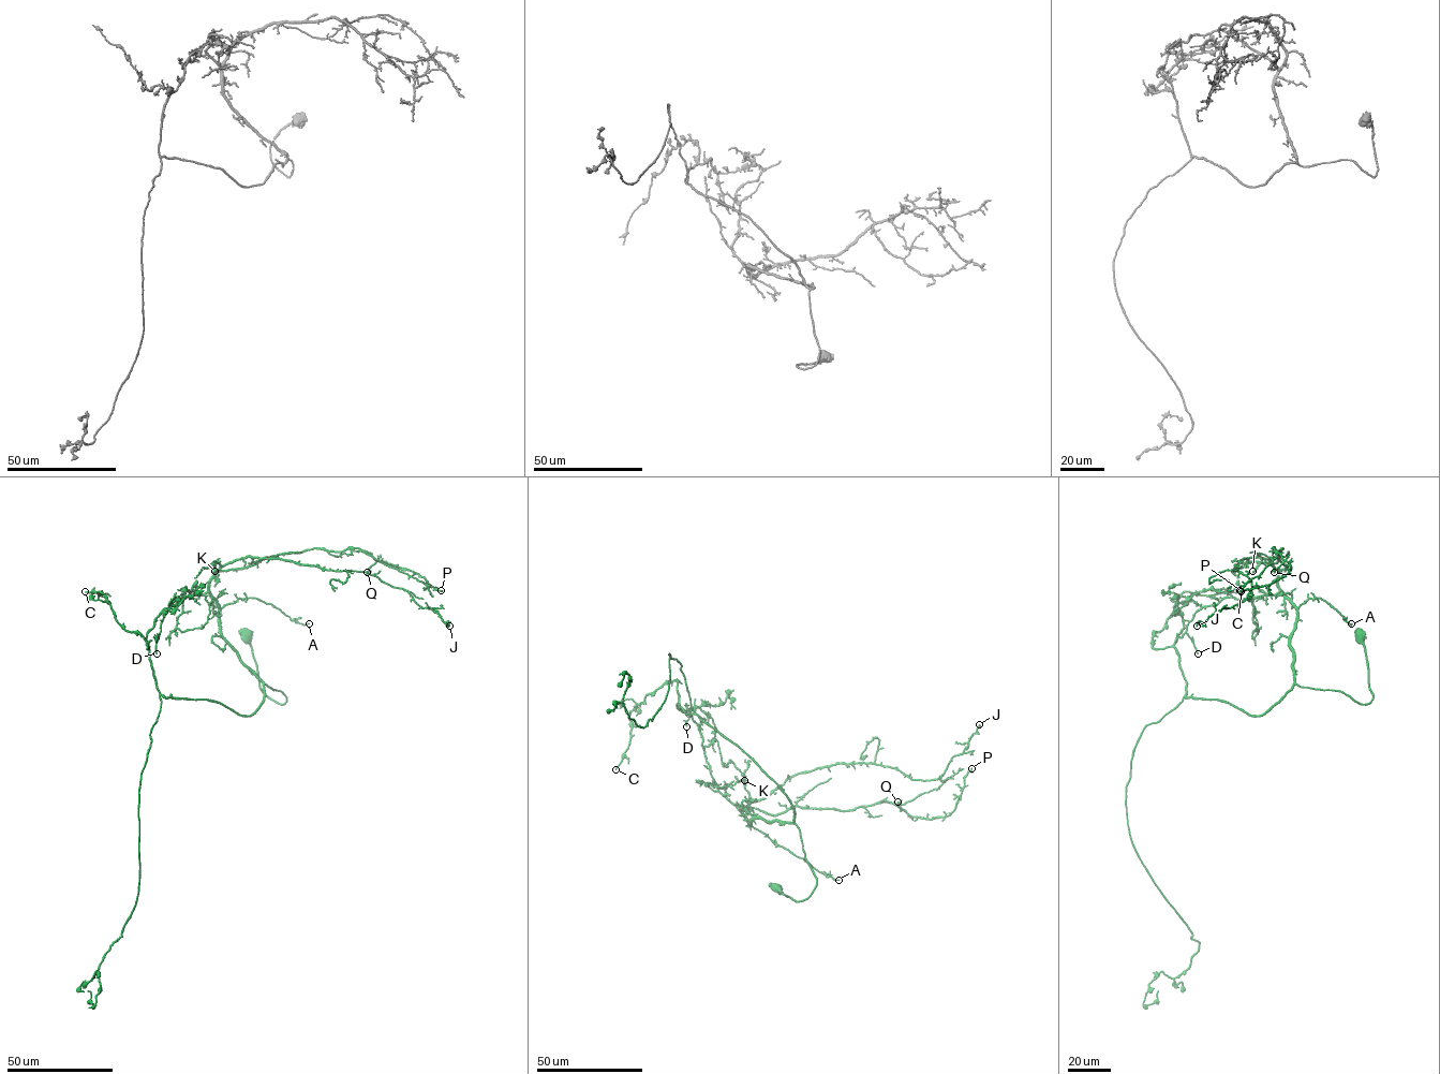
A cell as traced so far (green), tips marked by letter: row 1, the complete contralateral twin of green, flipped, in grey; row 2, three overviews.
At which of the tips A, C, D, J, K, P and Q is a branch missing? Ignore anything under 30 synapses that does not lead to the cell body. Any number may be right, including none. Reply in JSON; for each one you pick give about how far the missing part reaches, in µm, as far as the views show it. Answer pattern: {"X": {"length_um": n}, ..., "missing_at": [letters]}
{"C": {"length_um": 20}, "missing_at": ["C"]}

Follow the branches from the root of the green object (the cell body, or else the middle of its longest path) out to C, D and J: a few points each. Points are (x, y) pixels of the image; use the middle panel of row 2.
C: (776, 886), (802, 901), (816, 884), (793, 808), (737, 745), (683, 711), (677, 680), (631, 711), (615, 769)
D: (776, 886), (796, 901), (815, 886), (799, 828), (760, 819), (748, 824), (718, 790), (691, 714), (686, 726)
J: (776, 886), (796, 901), (815, 886), (800, 829), (748, 824), (740, 806), (837, 764), (936, 779), (979, 724)

